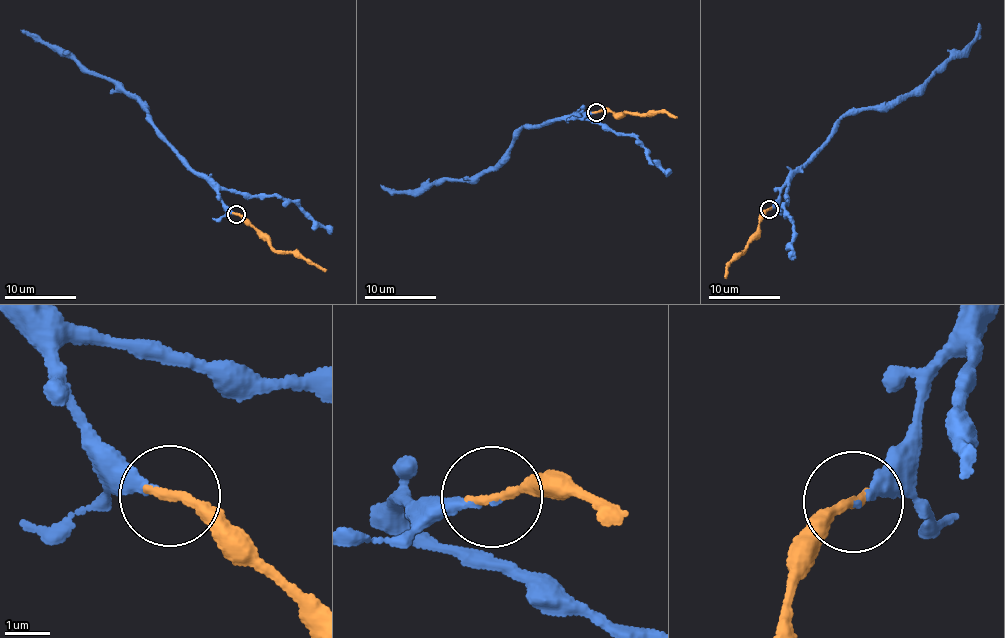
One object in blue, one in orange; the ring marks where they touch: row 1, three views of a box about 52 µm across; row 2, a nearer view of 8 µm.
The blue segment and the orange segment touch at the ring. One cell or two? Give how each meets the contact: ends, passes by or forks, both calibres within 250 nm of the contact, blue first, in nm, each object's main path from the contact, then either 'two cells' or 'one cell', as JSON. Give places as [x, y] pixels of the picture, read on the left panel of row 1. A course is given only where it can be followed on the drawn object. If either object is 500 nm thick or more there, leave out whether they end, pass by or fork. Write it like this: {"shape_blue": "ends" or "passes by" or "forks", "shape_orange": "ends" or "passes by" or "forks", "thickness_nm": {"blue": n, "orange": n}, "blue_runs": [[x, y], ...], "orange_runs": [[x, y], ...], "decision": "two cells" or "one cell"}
{"shape_blue": "ends", "shape_orange": "ends", "thickness_nm": {"blue": 180, "orange": 240}, "blue_runs": [[236, 213], [205, 179], [184, 166], [157, 134], [149, 112], [113, 80], [85, 73], [73, 58], [20, 30]], "orange_runs": [[236, 213], [247, 219], [273, 249], [299, 253], [327, 270]], "decision": "one cell"}

